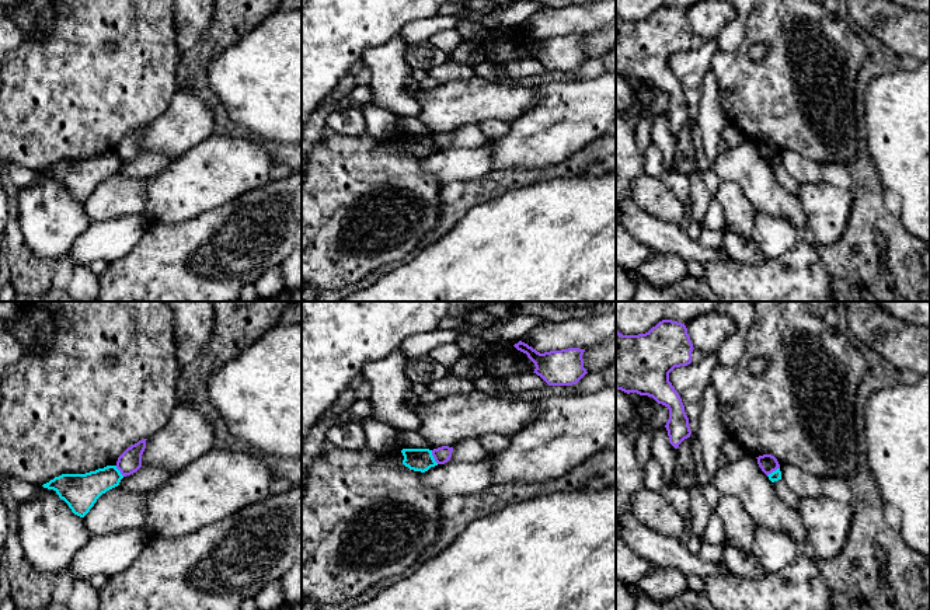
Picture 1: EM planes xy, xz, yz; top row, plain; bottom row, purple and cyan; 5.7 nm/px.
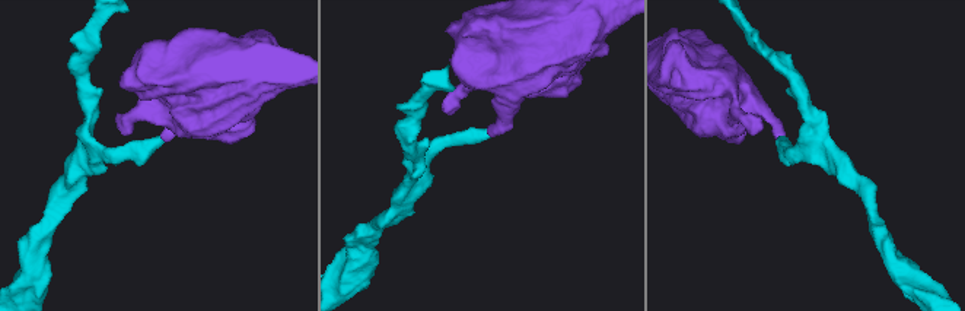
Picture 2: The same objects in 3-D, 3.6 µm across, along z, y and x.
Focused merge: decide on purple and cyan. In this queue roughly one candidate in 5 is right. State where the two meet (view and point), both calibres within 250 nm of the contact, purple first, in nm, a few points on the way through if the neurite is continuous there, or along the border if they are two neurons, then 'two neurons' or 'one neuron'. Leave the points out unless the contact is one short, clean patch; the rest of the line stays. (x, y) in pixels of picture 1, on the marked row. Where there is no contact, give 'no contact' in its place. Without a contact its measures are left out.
meets purple in xz at (434, 457); 100 nm thick on the purple side, 130 nm on the other; border along xz (431, 450), (438, 463); two neurons

